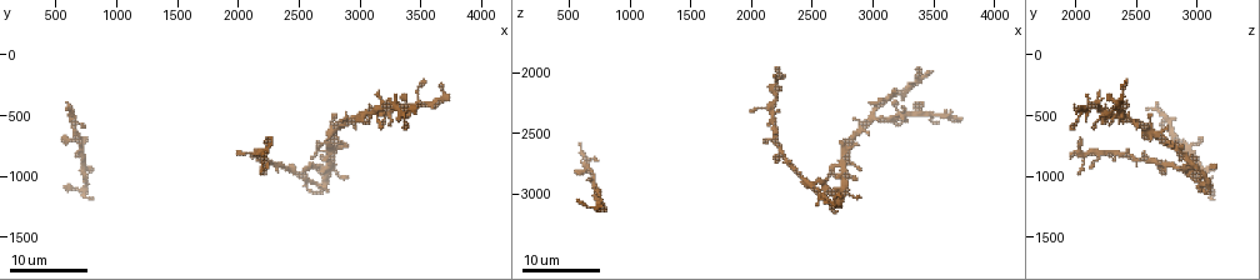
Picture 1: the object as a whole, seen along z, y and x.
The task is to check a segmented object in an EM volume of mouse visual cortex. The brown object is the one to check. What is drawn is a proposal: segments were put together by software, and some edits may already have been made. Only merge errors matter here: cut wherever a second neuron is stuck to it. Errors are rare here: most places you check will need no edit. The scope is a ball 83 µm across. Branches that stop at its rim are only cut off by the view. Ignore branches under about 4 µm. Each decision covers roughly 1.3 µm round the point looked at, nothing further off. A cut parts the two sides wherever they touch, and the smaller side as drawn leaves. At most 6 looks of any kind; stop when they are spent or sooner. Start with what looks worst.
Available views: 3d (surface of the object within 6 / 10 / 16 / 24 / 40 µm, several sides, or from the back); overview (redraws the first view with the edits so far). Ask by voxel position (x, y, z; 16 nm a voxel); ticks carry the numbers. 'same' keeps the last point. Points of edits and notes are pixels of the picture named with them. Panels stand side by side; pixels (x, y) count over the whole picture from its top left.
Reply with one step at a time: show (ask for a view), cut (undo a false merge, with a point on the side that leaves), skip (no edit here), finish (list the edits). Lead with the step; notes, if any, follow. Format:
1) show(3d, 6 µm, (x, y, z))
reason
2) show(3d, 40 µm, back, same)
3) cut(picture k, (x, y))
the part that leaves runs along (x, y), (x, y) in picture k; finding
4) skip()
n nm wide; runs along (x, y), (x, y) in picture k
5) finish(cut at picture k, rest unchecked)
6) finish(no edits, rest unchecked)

show(3d, 16 µm, (3140, 460, 2220))
looks like a crossing

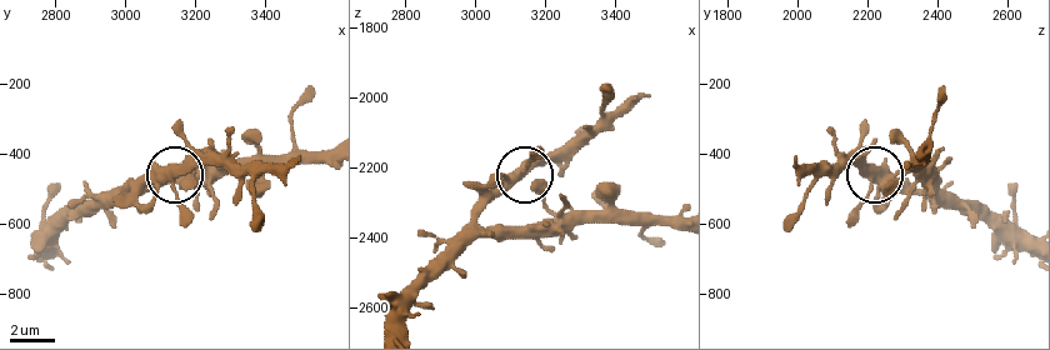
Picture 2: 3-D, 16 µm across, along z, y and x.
show(3d, 10 µm, (3140, 450, 2220))
zoom in

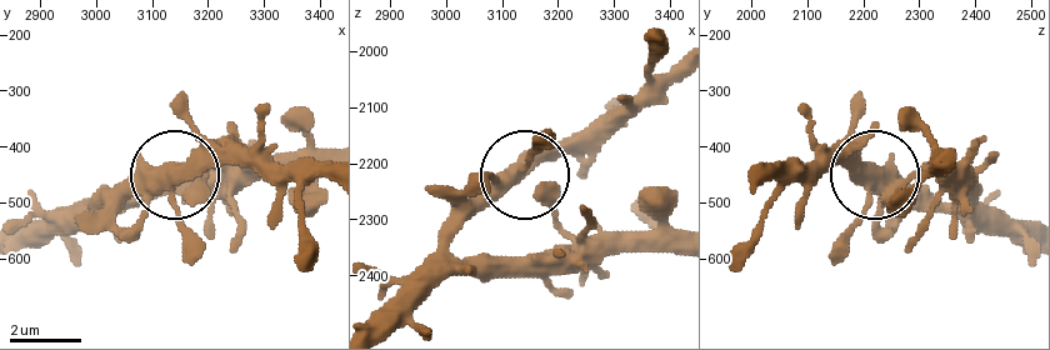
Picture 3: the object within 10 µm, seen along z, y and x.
skip()
side arm 8 µm; all the same neuron

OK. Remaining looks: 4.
show(3d, 16 µm, (640, 520, 2780))
four-way junction

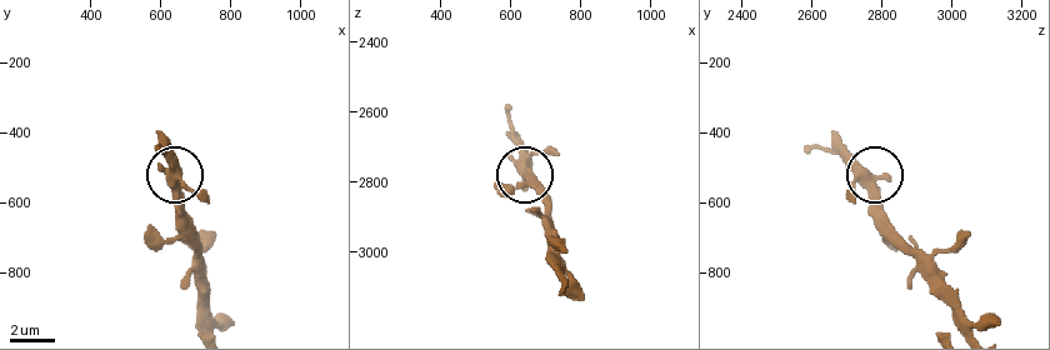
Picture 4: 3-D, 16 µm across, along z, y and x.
show(3d, 6 µm, (630, 520, 2750))

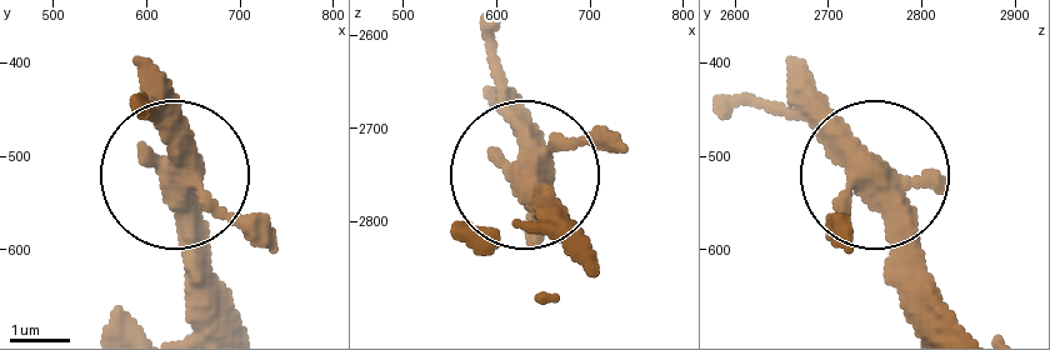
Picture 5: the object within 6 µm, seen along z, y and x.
skip()
410 nm wide; one neuron here

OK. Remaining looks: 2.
show(3d, 24 µm, (2540, 960, 2900))
three arms meet

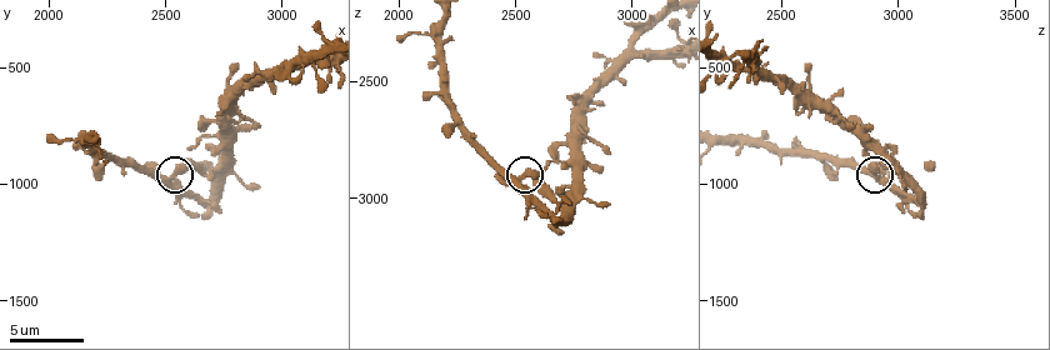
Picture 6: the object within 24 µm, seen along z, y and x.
show(3d, 6 µm, (2540, 960, 2900))

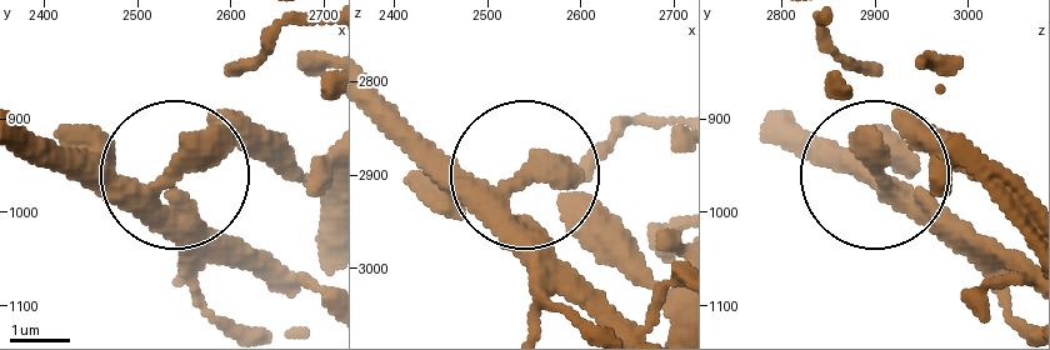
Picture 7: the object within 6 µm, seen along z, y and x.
skip()
runs along (370, 86), (474, 171), (549, 191), (619, 261) in picture 7; continuous, no second neuron

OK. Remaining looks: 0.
finish(no edits, rest unchecked)

